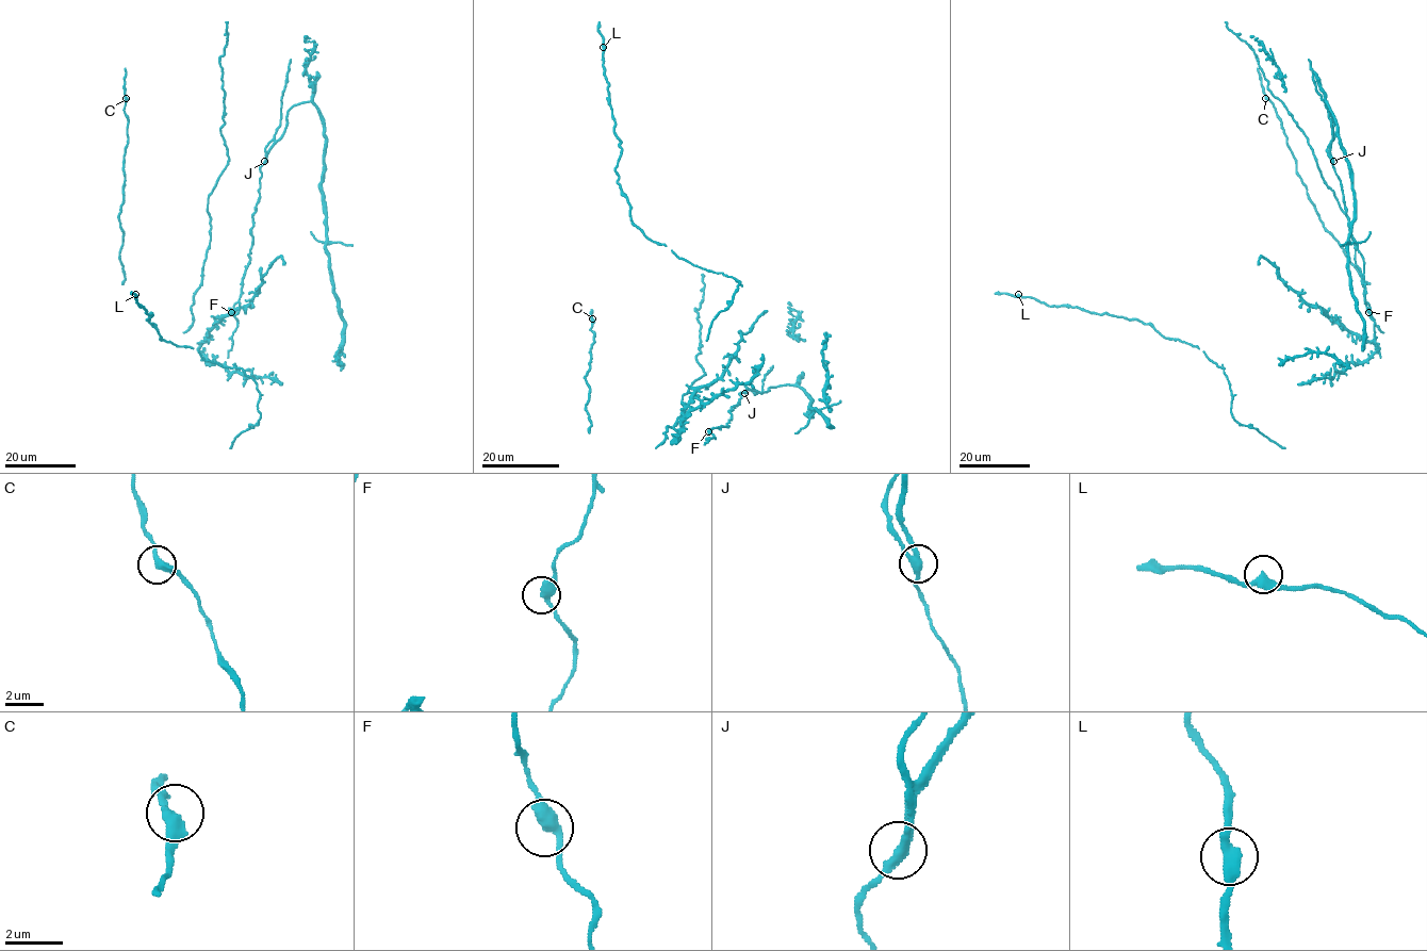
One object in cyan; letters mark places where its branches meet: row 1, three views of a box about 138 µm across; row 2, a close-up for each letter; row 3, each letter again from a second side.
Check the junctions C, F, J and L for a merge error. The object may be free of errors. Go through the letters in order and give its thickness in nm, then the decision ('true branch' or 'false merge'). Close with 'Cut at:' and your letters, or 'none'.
C: 360 nm thick; true branch
F: 440 nm thick; true branch
J: 360 nm thick; false merge
L: 400 nm thick; true branch
Cut at: J

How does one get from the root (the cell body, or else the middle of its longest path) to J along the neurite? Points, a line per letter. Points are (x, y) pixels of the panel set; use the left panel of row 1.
J: (233, 311), (249, 260), (252, 215), (260, 196), (260, 166), (265, 161)

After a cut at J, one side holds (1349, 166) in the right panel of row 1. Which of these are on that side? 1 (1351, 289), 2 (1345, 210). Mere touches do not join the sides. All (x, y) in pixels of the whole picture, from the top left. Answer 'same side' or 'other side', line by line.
1: same side
2: other side

